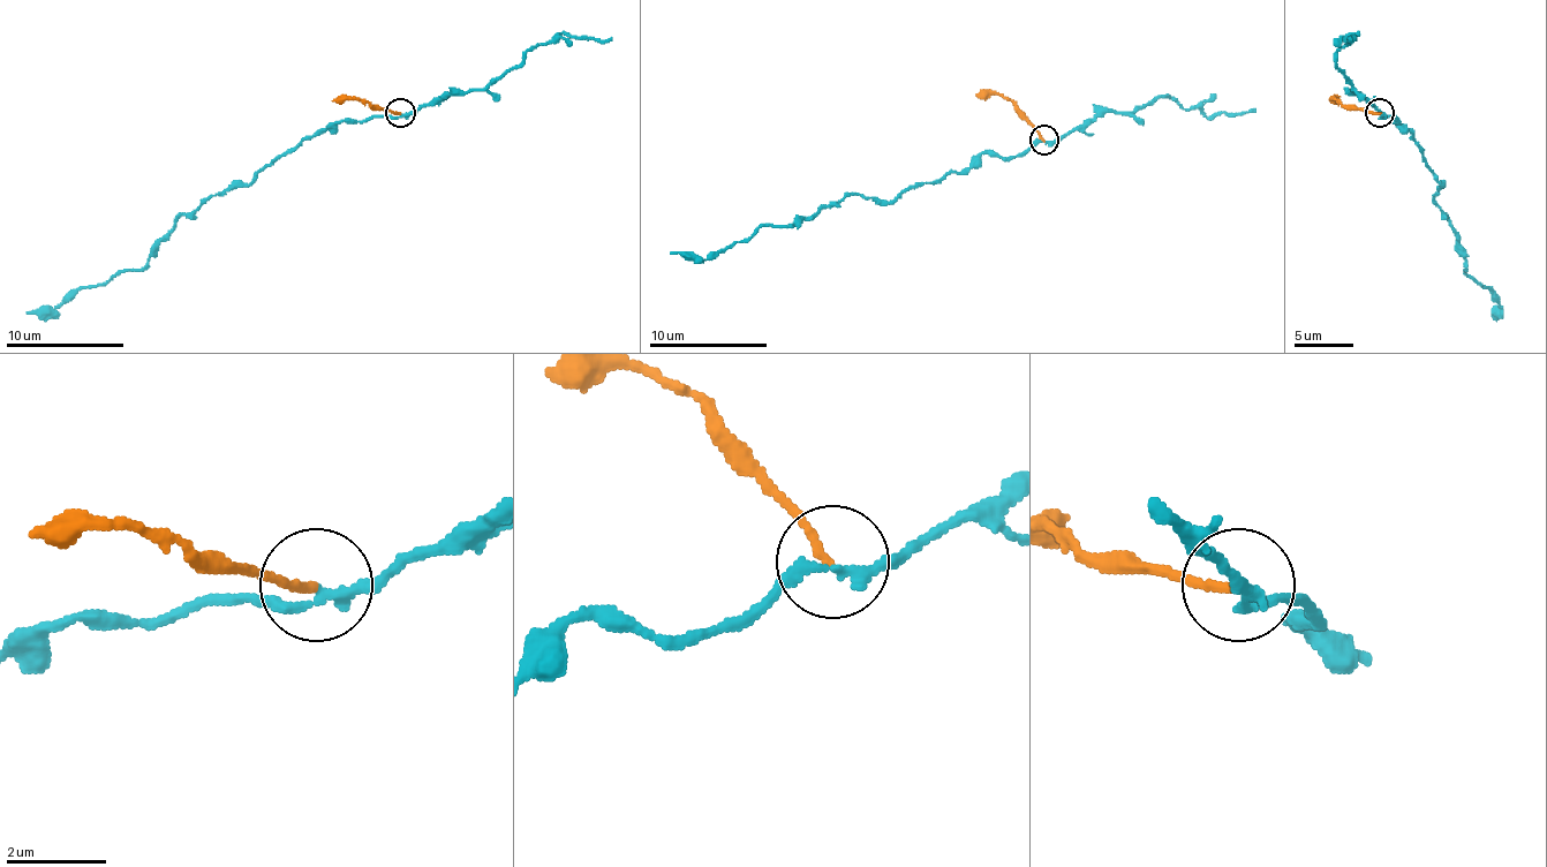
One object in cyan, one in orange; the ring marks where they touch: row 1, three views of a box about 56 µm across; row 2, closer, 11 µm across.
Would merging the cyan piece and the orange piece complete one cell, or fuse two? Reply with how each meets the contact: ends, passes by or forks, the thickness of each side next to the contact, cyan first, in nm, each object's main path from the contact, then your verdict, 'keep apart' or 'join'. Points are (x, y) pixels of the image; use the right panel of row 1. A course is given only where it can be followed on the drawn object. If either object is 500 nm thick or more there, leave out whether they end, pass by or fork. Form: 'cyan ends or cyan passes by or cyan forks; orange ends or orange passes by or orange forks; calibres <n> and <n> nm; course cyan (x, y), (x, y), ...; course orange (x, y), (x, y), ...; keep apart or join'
cyan passes by; orange ends; calibres 200 and 170 nm; course cyan (1382, 112), (1409, 129), (1441, 182), (1435, 203), (1449, 221), (1464, 271), (1500, 301), (1491, 313); course orange (1379, 112), (1346, 108), (1337, 100); keep apart

